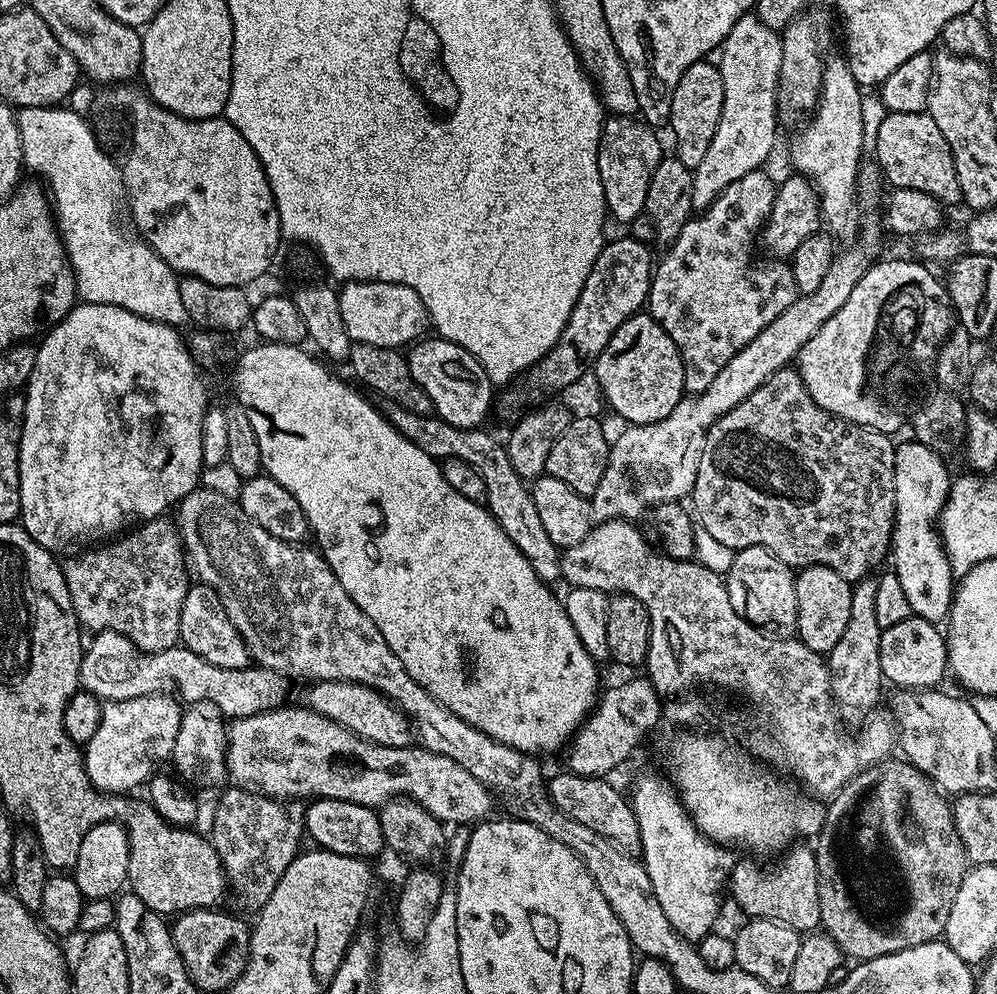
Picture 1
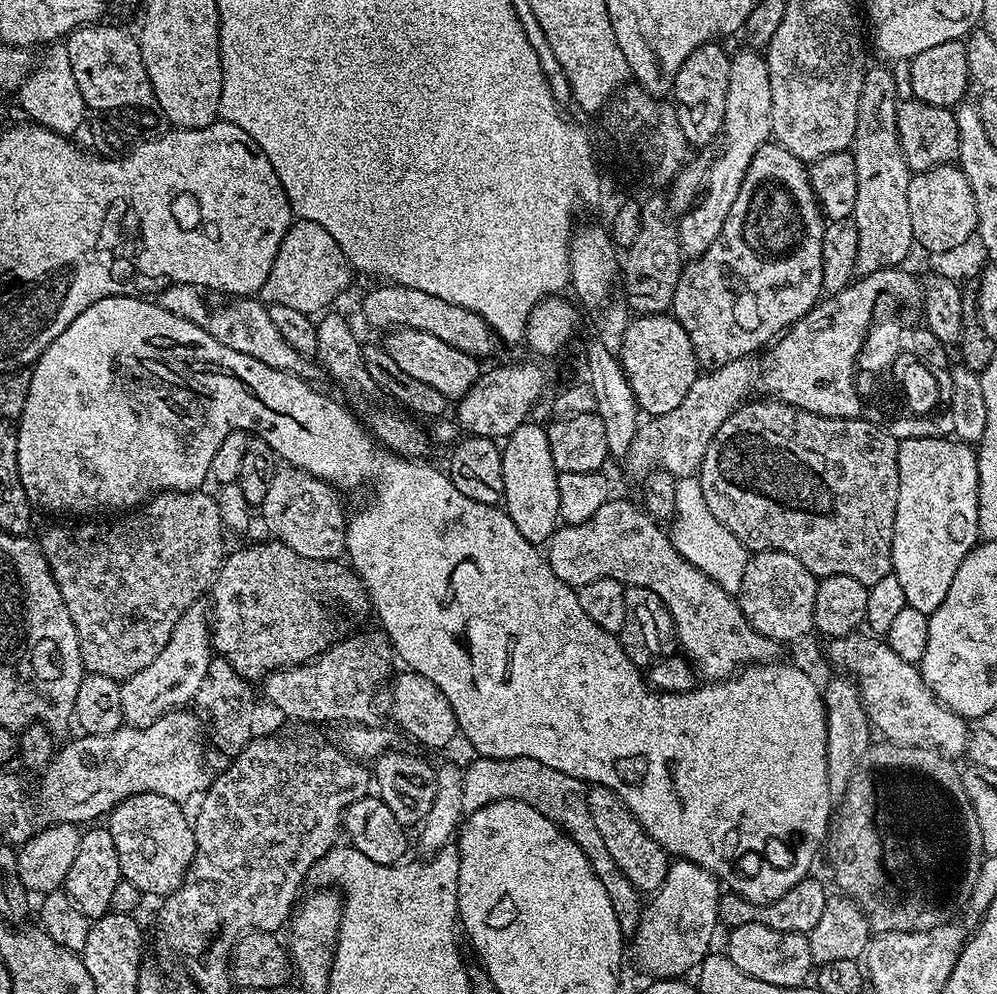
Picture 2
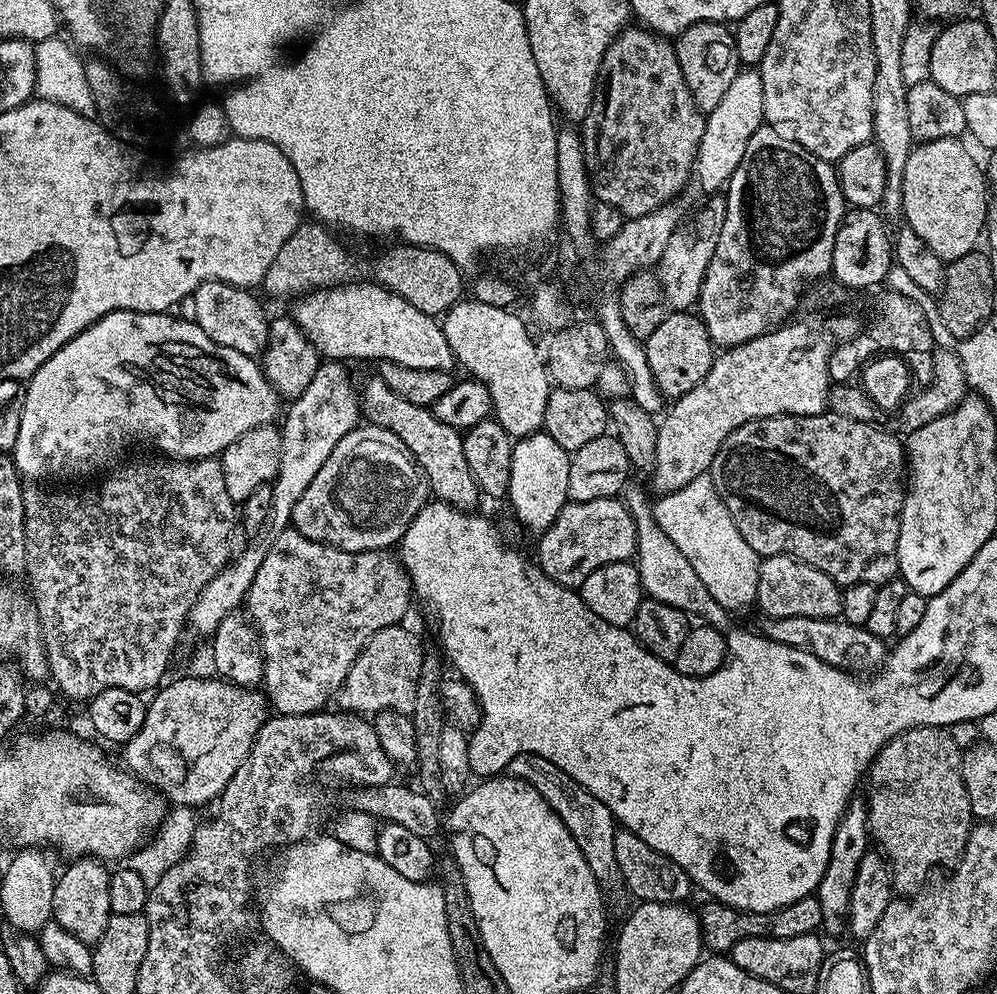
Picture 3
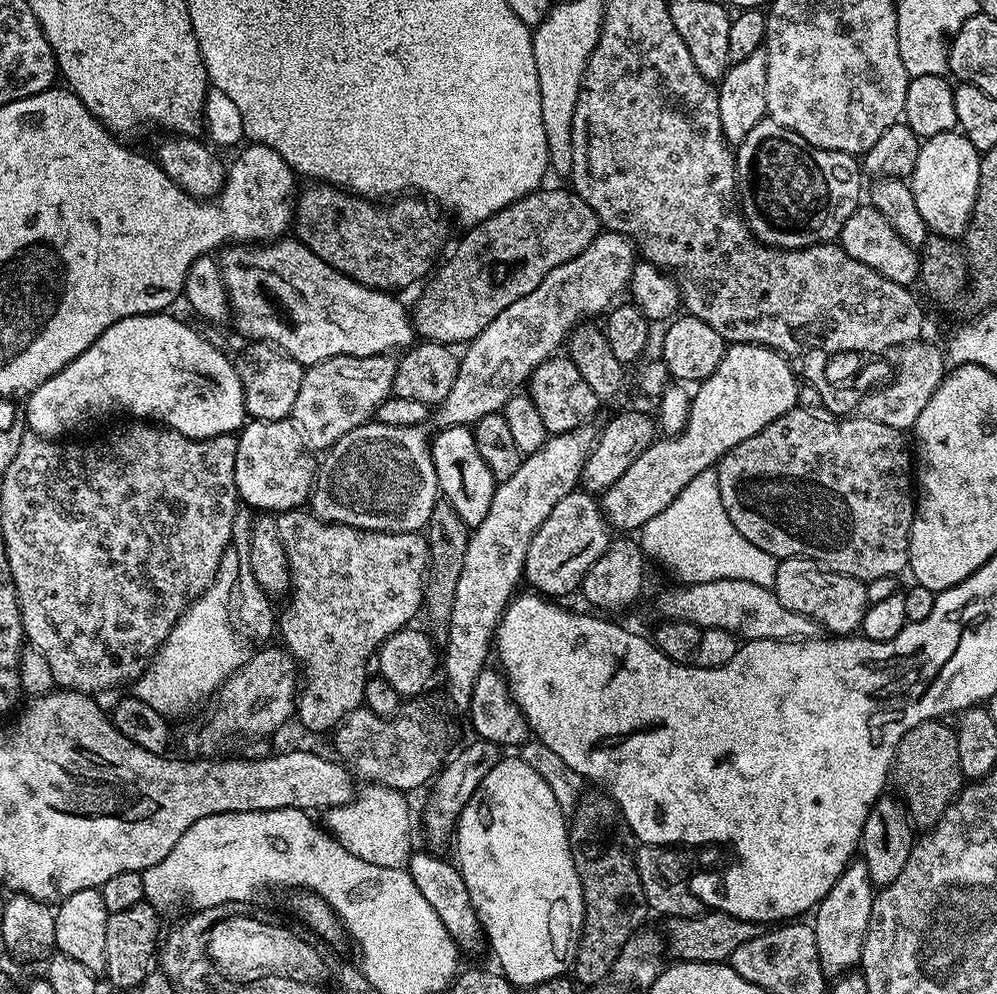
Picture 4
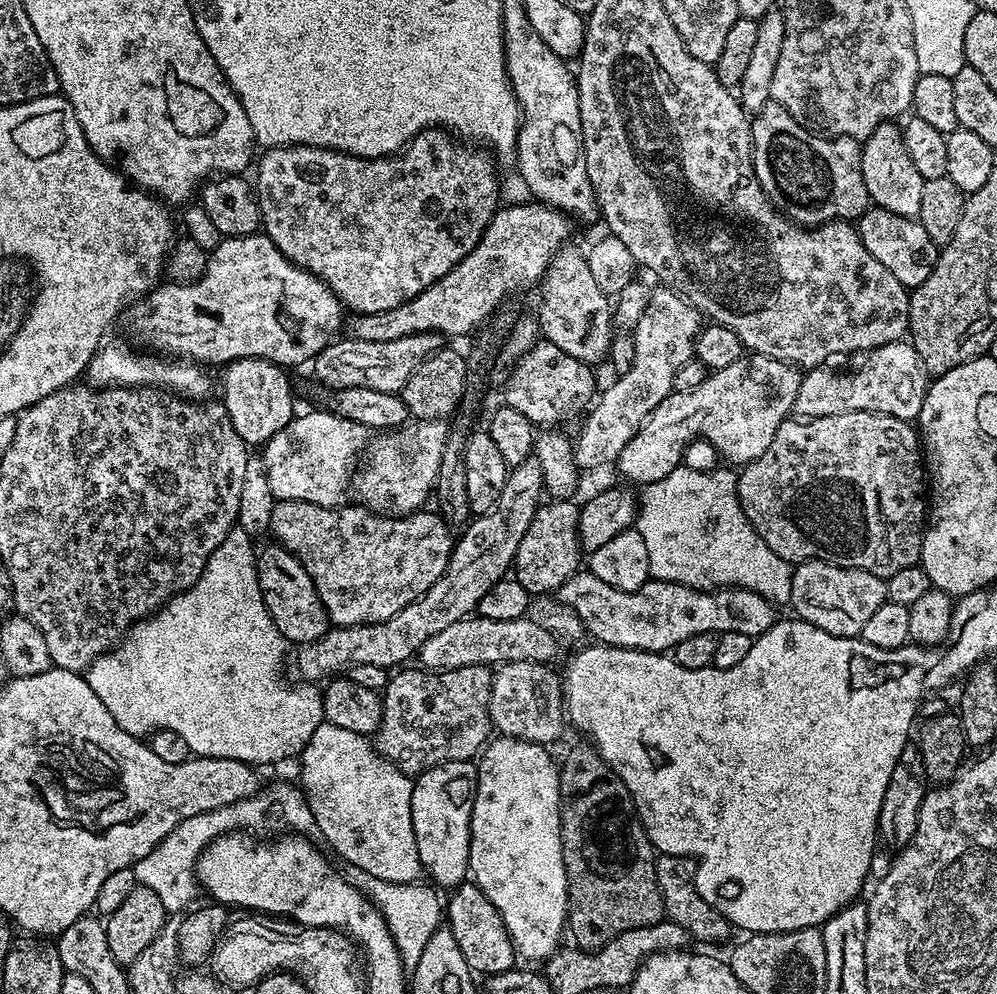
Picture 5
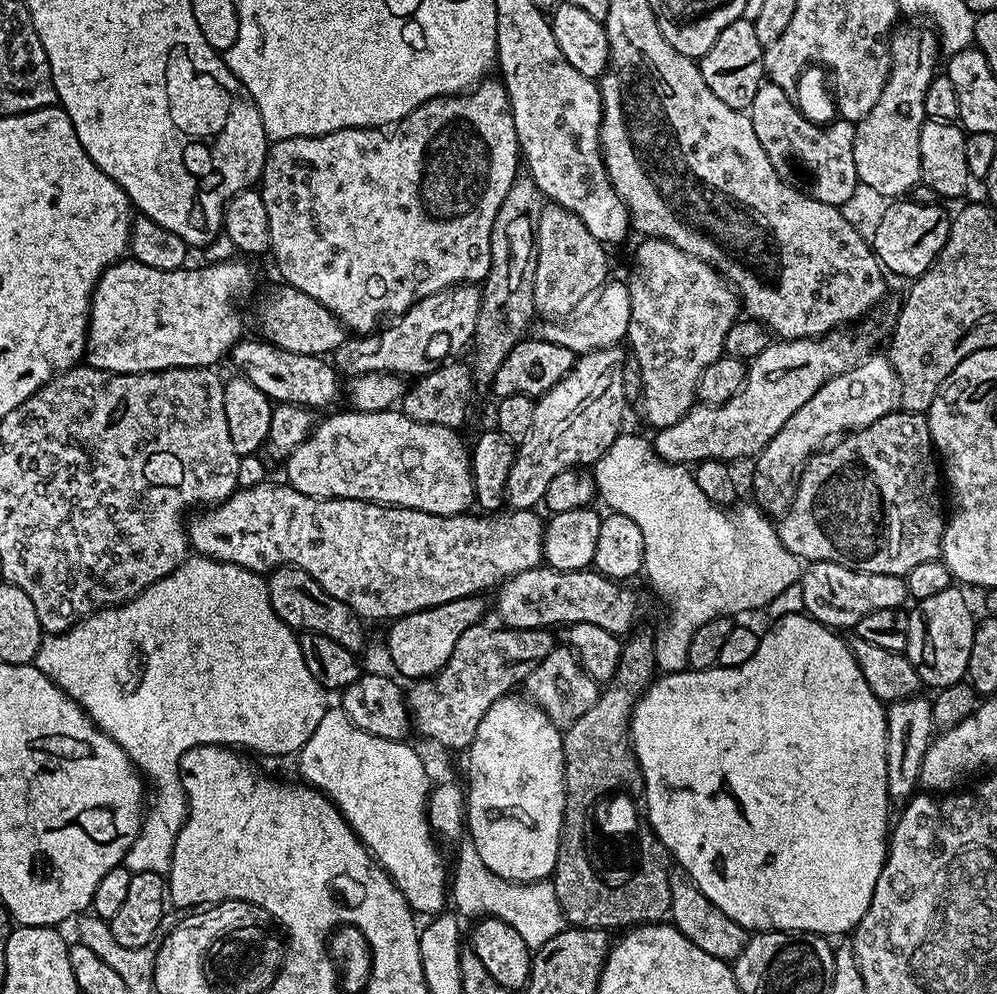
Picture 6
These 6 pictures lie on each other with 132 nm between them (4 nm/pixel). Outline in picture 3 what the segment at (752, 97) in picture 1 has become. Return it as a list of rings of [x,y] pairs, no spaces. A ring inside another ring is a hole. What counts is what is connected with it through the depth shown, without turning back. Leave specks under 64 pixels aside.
[[[713,195],[709,200],[712,201],[693,220],[692,217],[685,219],[684,223],[674,230],[674,234],[670,234],[670,242],[666,242],[666,250],[662,250],[658,277],[664,292],[664,303],[669,309],[688,310],[700,299],[702,282],[706,278],[710,258],[714,258],[718,234],[722,230],[726,214],[726,200],[723,195]]]

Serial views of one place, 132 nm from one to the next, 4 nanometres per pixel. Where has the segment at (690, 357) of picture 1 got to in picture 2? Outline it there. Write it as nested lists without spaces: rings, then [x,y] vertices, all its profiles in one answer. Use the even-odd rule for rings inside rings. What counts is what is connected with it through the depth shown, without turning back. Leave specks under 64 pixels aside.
[[[763,144],[758,154],[754,154],[746,178],[742,178],[738,199],[730,206],[726,222],[722,222],[722,234],[714,238],[710,250],[683,265],[674,290],[671,315],[676,317],[682,330],[690,334],[696,362],[701,369],[721,368],[726,362],[751,357],[751,352],[759,353],[810,309],[817,307],[824,292],[822,238],[825,223],[826,217],[812,192],[805,161],[794,158],[794,154],[780,144]]]

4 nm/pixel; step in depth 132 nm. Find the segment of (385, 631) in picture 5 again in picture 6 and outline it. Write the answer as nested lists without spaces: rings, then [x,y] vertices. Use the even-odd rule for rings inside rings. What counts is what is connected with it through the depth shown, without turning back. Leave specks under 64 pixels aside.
[[[599,348],[596,352],[585,352],[576,361],[576,365],[550,389],[546,395],[536,400],[534,410],[534,426],[516,450],[514,466],[510,466],[508,479],[508,494],[506,504],[512,510],[532,510],[543,501],[546,486],[550,486],[553,478],[558,478],[562,470],[595,465],[596,460],[606,450],[617,436],[621,435],[620,423],[624,420],[626,399],[623,392],[623,362],[626,357],[625,349]]]

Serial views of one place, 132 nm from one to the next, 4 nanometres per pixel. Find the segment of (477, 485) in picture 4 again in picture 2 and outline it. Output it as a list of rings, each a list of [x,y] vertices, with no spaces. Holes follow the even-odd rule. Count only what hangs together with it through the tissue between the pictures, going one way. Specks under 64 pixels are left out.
[[[334,310],[325,313],[317,321],[314,356],[320,361],[325,373],[336,379],[341,390],[346,395],[352,396],[353,402],[351,401],[351,403],[354,405],[355,411],[360,414],[369,411],[368,420],[366,416],[366,427],[379,443],[396,453],[397,456],[406,456],[409,460],[420,460],[427,457],[424,455],[428,452],[430,436],[425,429],[424,432],[420,429],[421,421],[419,419],[413,418],[407,411],[396,406],[372,408],[372,399],[378,396],[378,389],[374,378],[370,378],[370,370],[366,370],[362,342],[358,340],[349,322],[342,315],[334,313]]]

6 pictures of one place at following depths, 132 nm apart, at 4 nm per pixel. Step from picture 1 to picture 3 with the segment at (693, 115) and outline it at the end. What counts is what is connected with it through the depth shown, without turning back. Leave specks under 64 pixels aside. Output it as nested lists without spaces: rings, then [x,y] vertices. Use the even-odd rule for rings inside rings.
[[[703,20],[675,37],[674,47],[682,78],[686,78],[686,86],[696,100],[696,107],[705,114],[712,112],[714,106],[718,106],[722,94],[726,94],[730,82],[734,82],[737,72],[742,68],[736,53],[733,29],[727,23],[715,24]]]

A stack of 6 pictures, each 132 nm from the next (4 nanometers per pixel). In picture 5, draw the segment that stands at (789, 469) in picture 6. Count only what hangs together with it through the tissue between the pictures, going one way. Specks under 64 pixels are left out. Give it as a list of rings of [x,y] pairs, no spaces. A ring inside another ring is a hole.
[[[895,340],[864,352],[862,359],[864,361],[849,372],[831,372],[828,366],[807,369],[800,378],[795,415],[811,418],[843,412],[881,412],[899,420],[915,421],[928,393],[930,377],[914,346]]]

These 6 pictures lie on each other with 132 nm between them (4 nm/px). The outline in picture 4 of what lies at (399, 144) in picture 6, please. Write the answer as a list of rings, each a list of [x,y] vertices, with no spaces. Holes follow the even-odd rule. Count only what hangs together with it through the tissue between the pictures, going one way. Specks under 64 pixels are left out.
[[[316,182],[308,187],[312,188],[306,189],[305,192],[303,189],[296,202],[294,236],[307,248],[314,250],[314,254],[318,254],[322,262],[334,266],[334,270],[371,288],[395,293],[400,290],[396,288],[408,288],[420,279],[423,281],[437,267],[441,259],[440,251],[448,240],[448,224],[440,217],[441,209],[433,206],[427,199],[396,198],[391,202],[373,202],[356,195],[355,192],[337,188],[334,184]]]

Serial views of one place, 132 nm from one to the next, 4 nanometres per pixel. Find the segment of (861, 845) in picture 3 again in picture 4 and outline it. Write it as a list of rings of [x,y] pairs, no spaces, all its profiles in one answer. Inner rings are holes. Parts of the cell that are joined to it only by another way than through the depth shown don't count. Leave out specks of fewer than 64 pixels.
[[[856,858],[841,874],[838,882],[830,886],[830,894],[826,894],[826,898],[822,898],[822,902],[816,905],[816,945],[825,977],[839,978],[851,973],[859,965],[872,917],[873,899],[874,885],[868,877],[866,862],[863,858]]]

